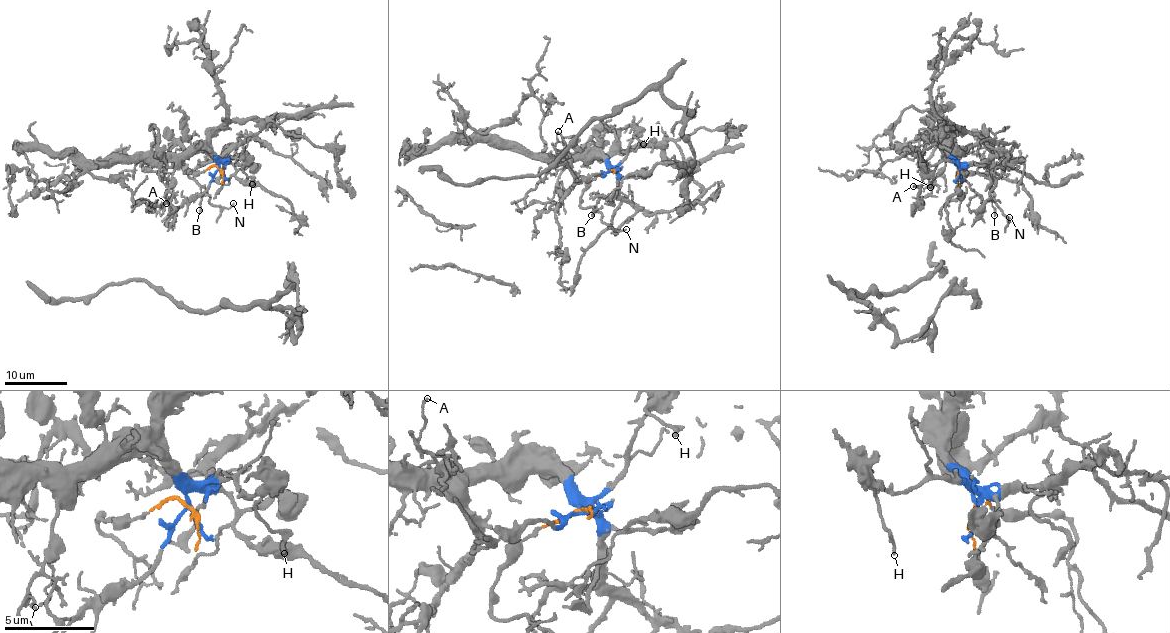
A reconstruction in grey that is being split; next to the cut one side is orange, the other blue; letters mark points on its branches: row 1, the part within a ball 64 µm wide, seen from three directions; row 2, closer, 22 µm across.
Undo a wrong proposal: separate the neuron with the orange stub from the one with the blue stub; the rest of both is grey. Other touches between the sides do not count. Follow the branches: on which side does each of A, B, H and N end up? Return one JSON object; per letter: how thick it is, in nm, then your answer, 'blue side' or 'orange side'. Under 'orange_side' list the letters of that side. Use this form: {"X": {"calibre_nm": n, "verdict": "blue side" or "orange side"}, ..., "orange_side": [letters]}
{"A": {"calibre_nm": 110, "verdict": "blue side"}, "B": {"calibre_nm": 140, "verdict": "orange side"}, "H": {"calibre_nm": 190, "verdict": "blue side"}, "N": {"calibre_nm": 110, "verdict": "orange side"}, "orange_side": ["B", "N"]}

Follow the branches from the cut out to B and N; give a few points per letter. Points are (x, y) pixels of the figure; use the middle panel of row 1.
B: (612, 171), (597, 175), (583, 192), (580, 203), (581, 207), (592, 207), (591, 215)
N: (612, 171), (597, 175), (583, 192), (580, 205), (599, 212), (605, 223), (618, 230), (625, 229)

